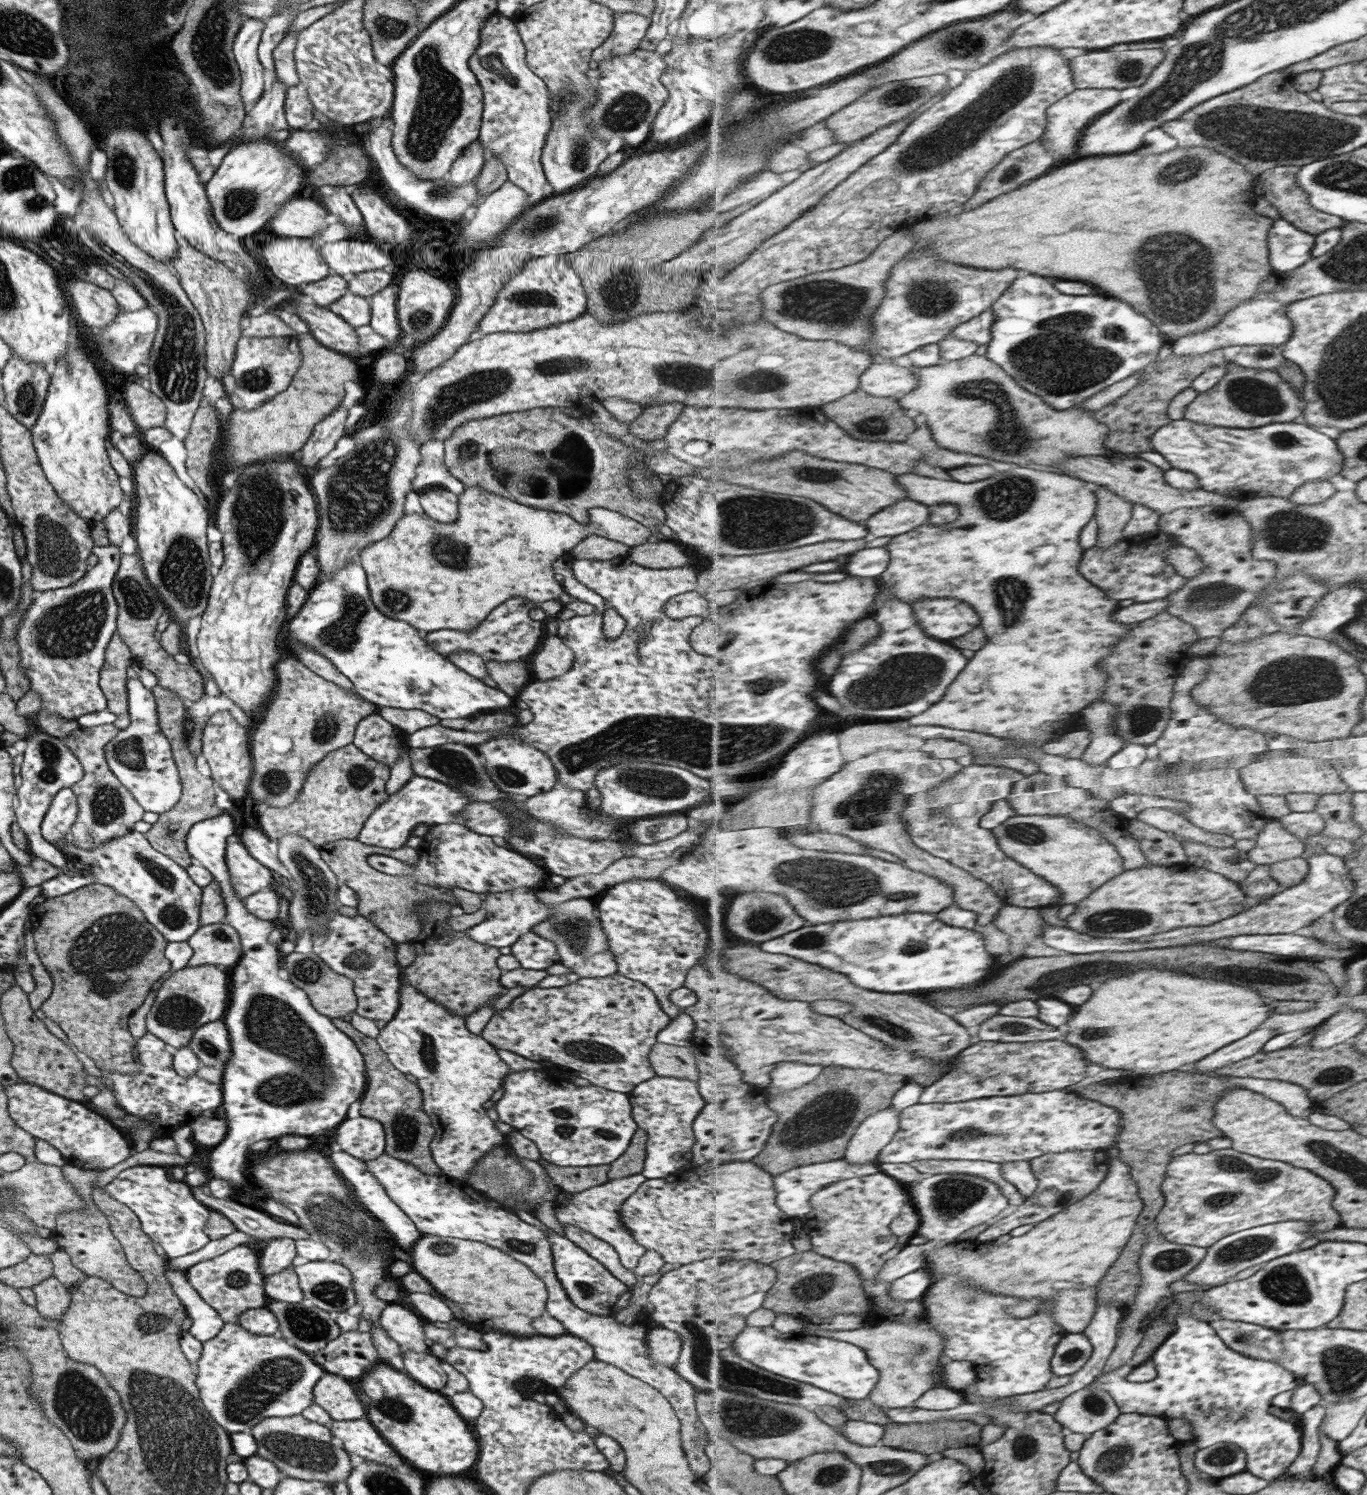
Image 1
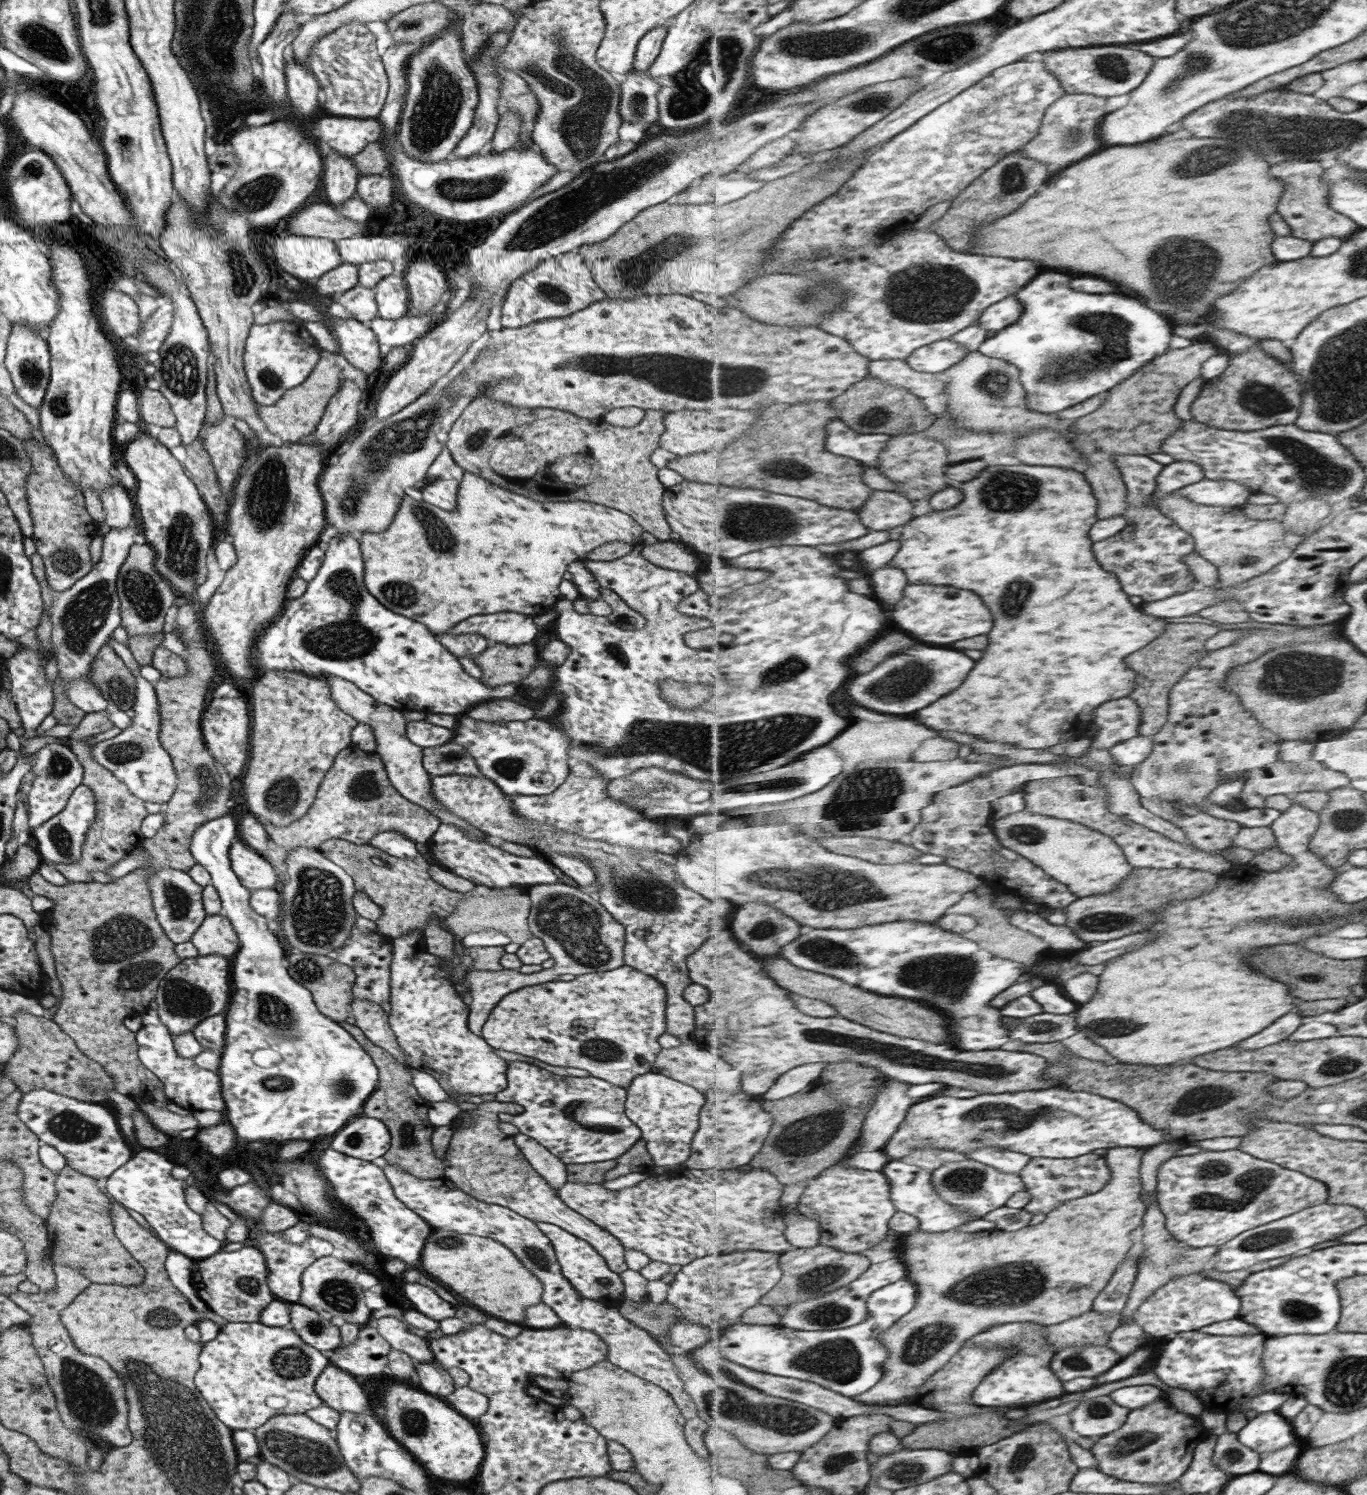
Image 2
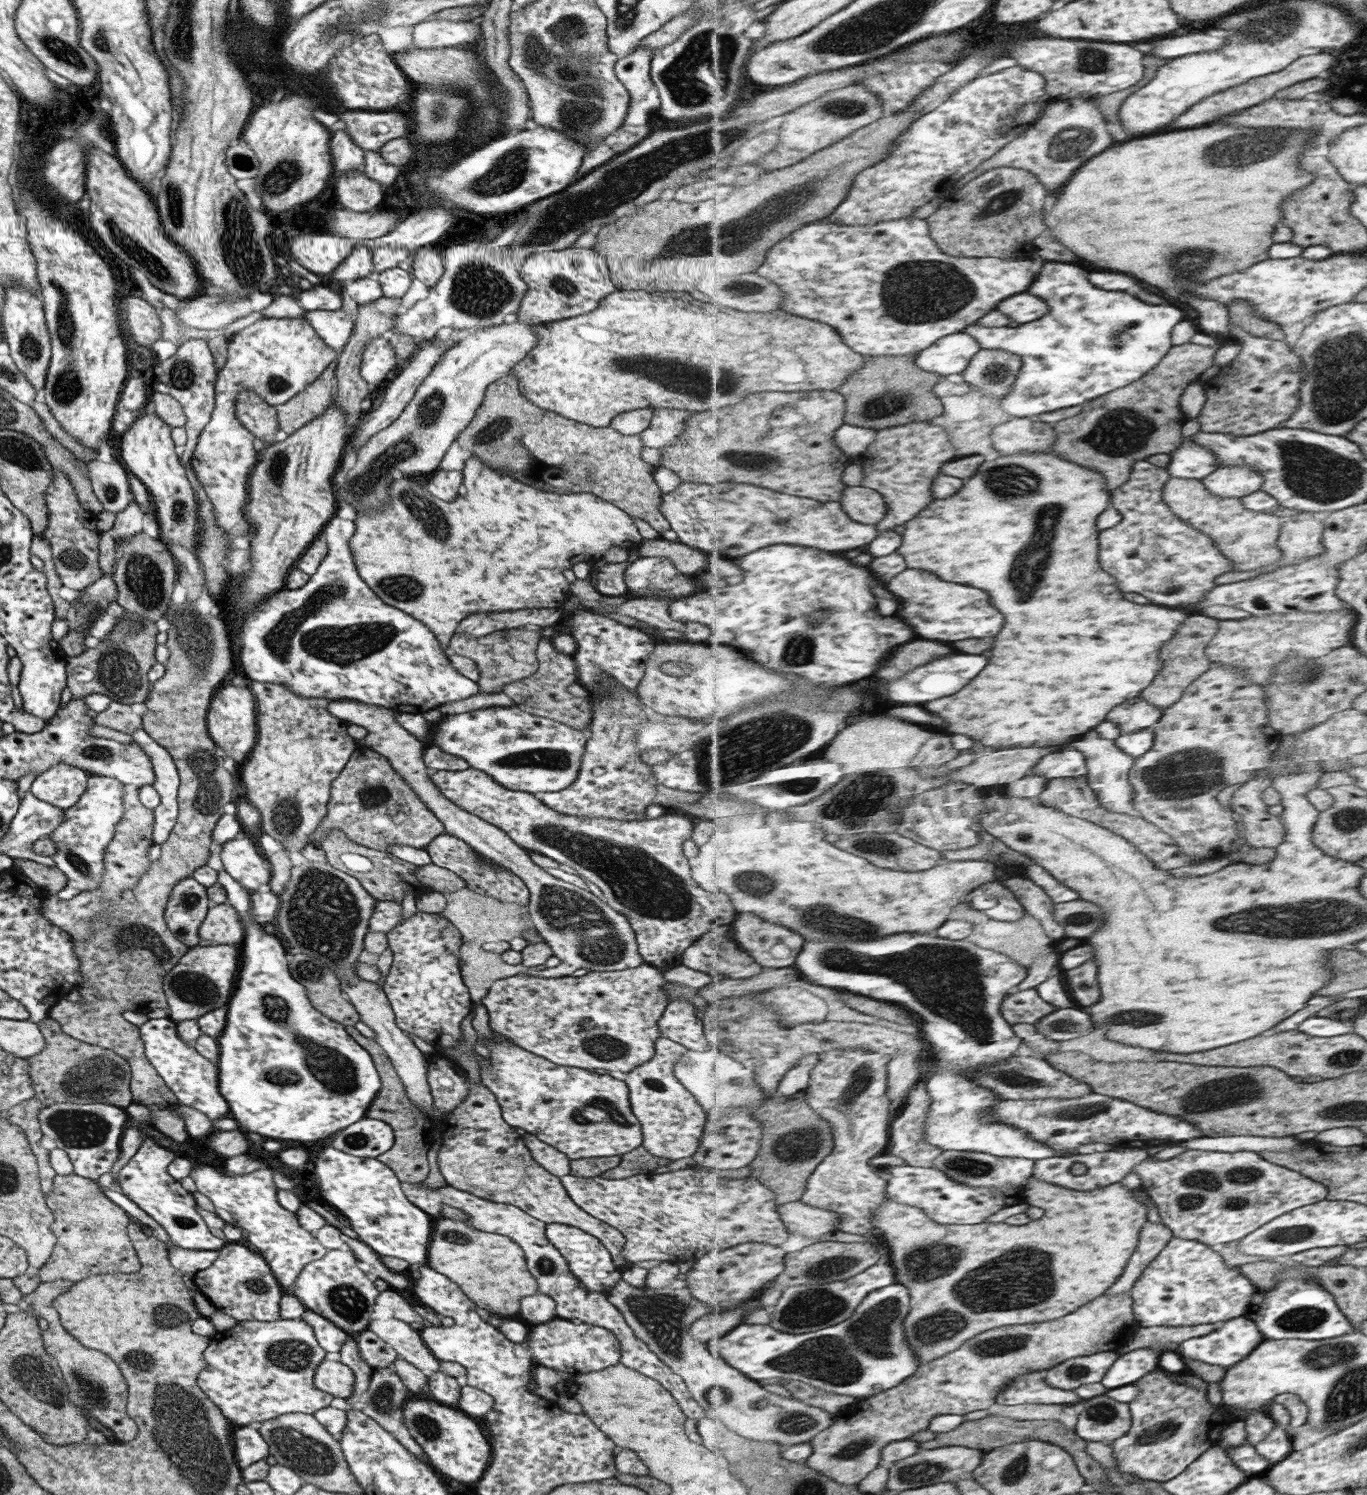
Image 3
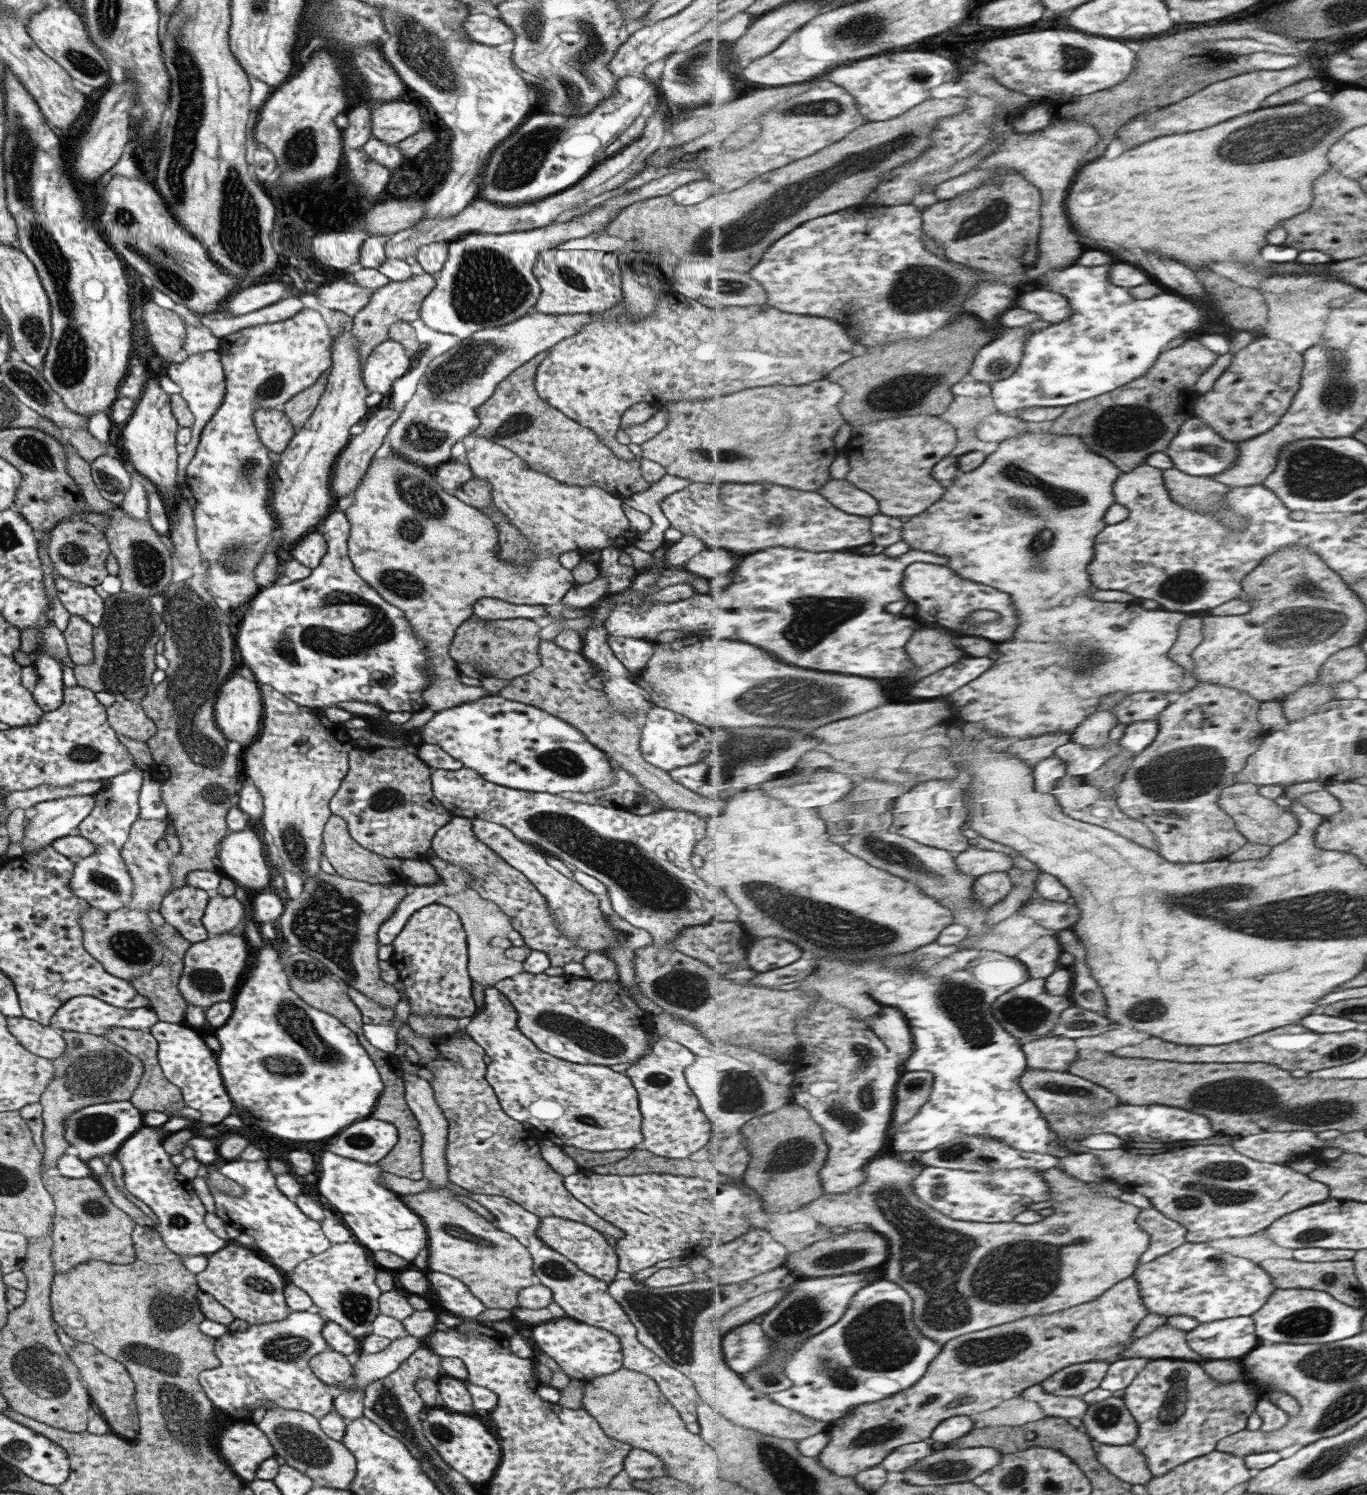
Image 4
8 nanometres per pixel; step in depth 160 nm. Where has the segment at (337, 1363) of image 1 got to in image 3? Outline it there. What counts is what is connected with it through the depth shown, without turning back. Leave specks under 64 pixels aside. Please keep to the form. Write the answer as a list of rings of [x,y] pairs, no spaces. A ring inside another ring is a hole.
[[[366,1329],[357,1336],[356,1347],[363,1362],[373,1370],[391,1366],[396,1352],[375,1333]]]

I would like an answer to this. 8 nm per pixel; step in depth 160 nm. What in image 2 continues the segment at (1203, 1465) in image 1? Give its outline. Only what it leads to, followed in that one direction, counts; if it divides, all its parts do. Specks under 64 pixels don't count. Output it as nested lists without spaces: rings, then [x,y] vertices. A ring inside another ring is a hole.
[[[1227,1431],[1227,1434],[1219,1436],[1219,1448],[1215,1448],[1216,1465],[1233,1477],[1259,1471],[1261,1456],[1259,1452],[1251,1450],[1242,1441],[1237,1440],[1235,1432]]]

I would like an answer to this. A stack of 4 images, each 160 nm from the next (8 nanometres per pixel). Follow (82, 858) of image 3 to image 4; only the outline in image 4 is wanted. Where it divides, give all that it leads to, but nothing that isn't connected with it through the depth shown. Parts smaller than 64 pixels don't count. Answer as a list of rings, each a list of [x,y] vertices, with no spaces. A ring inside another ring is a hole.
[[[135,766],[109,780],[105,788],[93,796],[93,809],[74,831],[89,840],[95,851],[89,857],[73,859],[75,865],[70,878],[70,891],[91,908],[103,913],[123,909],[131,902],[132,880],[119,853],[127,841],[131,824],[138,818],[137,798],[143,782],[141,773],[142,769]]]

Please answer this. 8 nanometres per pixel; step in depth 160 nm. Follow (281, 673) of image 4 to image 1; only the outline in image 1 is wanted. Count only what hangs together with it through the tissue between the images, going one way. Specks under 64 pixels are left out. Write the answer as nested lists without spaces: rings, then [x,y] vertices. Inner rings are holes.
[[[357,560],[344,564],[333,571],[331,578],[325,582],[315,583],[308,591],[305,602],[292,611],[283,624],[285,640],[304,644],[309,650],[324,656],[347,677],[354,686],[356,694],[375,704],[377,707],[399,708],[403,710],[417,709],[439,720],[443,718],[469,718],[475,714],[514,708],[514,700],[497,687],[485,685],[479,679],[469,676],[457,668],[447,657],[432,649],[423,634],[414,626],[402,620],[393,620],[379,612],[371,602],[366,576]]]

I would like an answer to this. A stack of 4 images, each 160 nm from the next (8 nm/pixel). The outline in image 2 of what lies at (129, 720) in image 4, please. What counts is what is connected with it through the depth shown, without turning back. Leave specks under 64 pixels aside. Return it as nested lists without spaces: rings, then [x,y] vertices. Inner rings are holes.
[[[110,708],[99,712],[85,713],[80,723],[76,725],[76,729],[67,736],[69,741],[66,745],[82,766],[81,784],[85,788],[89,788],[95,798],[95,820],[86,832],[85,841],[81,845],[81,861],[73,862],[73,864],[59,864],[59,862],[53,864],[52,862],[43,862],[43,859],[40,861],[42,868],[53,865],[69,882],[91,882],[92,870],[106,872],[133,848],[141,846],[141,842],[144,840],[140,833],[141,822],[148,816],[144,803],[141,799],[132,796],[123,782],[115,779],[106,768],[97,764],[90,757],[88,750],[91,745],[87,745],[85,741],[79,741],[113,728],[114,724],[108,719],[109,710]]]

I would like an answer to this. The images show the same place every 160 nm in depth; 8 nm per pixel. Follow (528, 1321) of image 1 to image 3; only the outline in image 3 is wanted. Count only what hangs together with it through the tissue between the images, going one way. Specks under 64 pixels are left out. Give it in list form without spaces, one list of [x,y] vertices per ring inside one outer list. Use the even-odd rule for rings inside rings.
[[[439,1216],[434,1220],[430,1238],[426,1266],[445,1274],[471,1302],[491,1314],[513,1316],[518,1312],[519,1298],[538,1292],[536,1280],[527,1272],[524,1252],[507,1236],[483,1232],[467,1226],[463,1221]],[[467,1272],[485,1276],[467,1276]]]

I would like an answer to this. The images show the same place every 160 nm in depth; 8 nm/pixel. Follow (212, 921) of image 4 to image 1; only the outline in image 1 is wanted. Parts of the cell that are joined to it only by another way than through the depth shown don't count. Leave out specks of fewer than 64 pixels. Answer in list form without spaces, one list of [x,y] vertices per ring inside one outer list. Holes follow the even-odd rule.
[[[222,923],[200,926],[186,943],[192,950],[189,967],[212,964],[217,968],[232,968],[242,953],[236,930]]]

